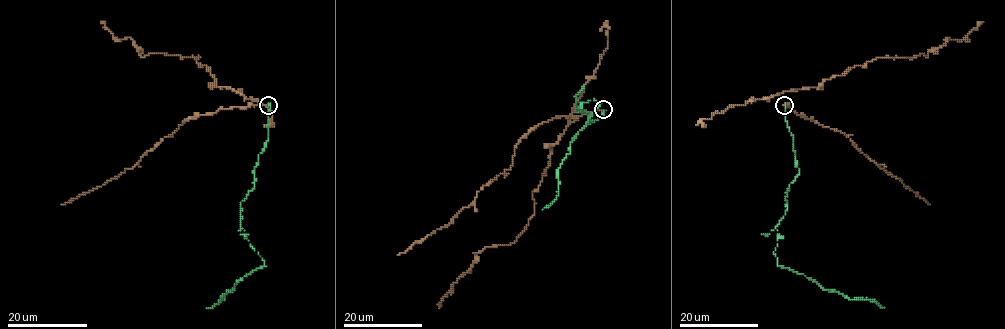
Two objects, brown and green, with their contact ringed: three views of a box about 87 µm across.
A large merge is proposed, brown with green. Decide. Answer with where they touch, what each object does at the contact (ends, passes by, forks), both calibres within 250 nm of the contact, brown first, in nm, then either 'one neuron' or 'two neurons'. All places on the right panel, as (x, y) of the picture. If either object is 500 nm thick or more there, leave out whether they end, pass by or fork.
at (784, 105); brown ends there; green ends there; 240 nm thick on the brown side, 240 nm on the other; two neurons

